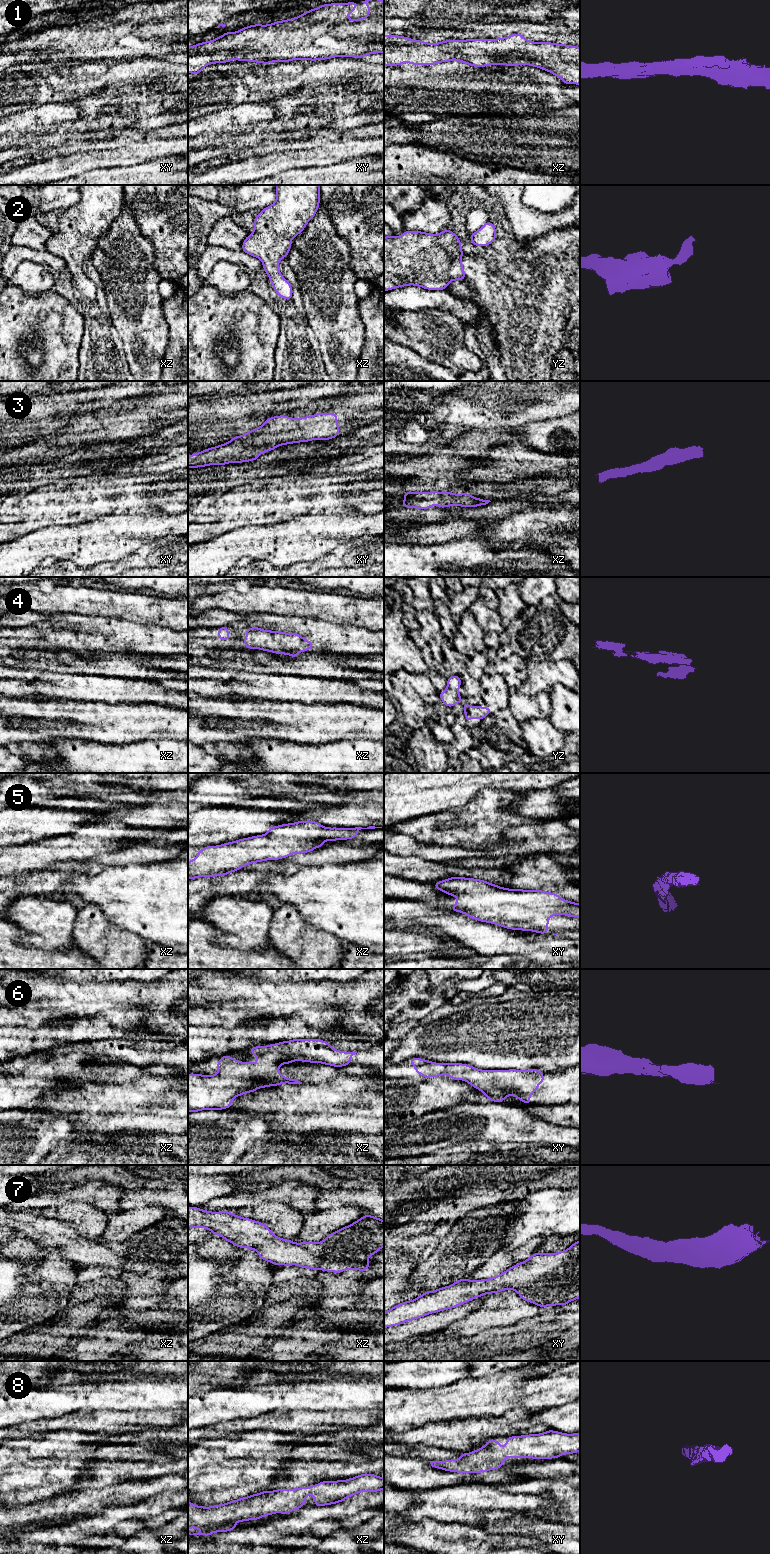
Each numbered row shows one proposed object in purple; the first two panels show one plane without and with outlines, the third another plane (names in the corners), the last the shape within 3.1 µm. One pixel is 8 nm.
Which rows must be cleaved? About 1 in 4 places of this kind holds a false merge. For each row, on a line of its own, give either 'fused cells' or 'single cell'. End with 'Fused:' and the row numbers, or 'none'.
1: single cell
2: single cell
3: single cell
4: fused cells
5: single cell
6: single cell
7: single cell
8: single cell
Fused: 4

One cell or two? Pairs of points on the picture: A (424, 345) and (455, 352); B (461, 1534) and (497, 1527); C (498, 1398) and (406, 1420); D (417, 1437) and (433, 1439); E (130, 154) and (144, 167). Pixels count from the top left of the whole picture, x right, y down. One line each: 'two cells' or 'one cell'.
A: one cell
B: two cells
C: one cell
D: one cell
E: two cells

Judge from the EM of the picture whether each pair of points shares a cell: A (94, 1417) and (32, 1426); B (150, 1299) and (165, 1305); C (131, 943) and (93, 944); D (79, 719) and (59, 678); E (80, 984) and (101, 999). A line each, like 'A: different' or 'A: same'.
A: same
B: different
C: same
D: different
E: same

